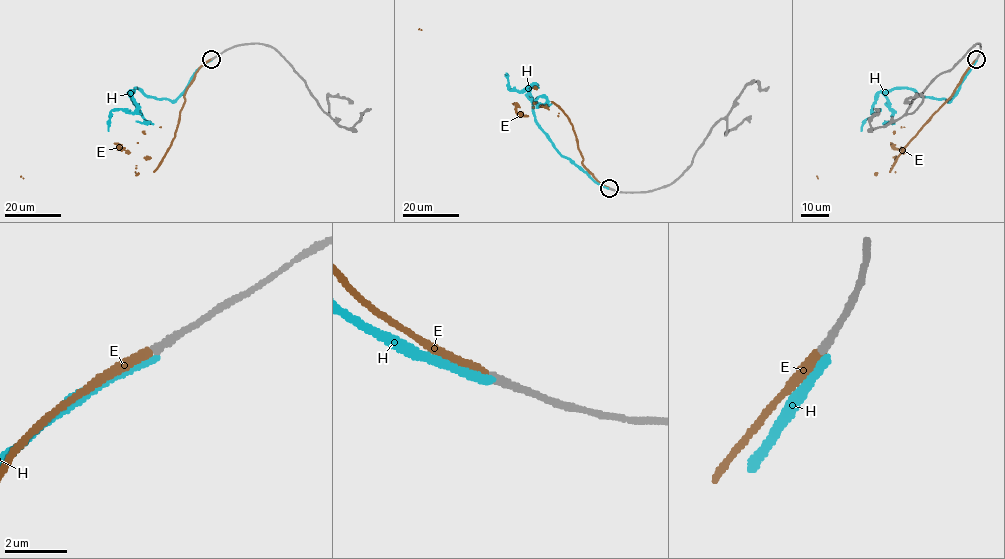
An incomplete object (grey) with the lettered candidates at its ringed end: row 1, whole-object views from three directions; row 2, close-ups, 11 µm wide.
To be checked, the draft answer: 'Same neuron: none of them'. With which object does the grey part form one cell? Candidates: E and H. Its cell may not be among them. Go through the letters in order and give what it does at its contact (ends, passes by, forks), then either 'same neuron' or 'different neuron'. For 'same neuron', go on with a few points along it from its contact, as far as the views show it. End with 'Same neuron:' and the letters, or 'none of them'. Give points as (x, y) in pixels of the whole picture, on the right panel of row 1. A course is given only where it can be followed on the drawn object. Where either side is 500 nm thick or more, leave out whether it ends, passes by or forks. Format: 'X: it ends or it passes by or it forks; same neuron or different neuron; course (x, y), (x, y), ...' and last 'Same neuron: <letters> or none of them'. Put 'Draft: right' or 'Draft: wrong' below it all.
E: it ends; same neuron; course (976, 59), (954, 93), (895, 161), (897, 158), (890, 143), (894, 145), (818, 178), (817, 176)
H: it ends; different neuron
Same neuron: E
Draft: wrong

